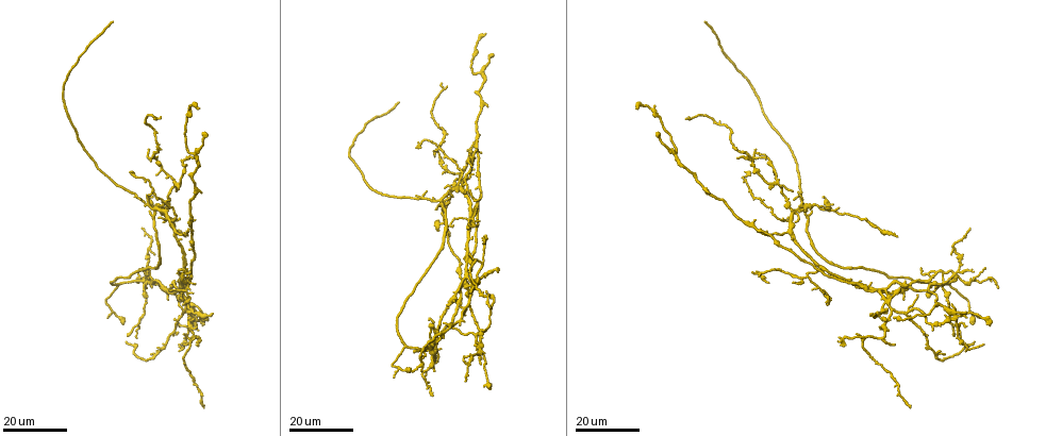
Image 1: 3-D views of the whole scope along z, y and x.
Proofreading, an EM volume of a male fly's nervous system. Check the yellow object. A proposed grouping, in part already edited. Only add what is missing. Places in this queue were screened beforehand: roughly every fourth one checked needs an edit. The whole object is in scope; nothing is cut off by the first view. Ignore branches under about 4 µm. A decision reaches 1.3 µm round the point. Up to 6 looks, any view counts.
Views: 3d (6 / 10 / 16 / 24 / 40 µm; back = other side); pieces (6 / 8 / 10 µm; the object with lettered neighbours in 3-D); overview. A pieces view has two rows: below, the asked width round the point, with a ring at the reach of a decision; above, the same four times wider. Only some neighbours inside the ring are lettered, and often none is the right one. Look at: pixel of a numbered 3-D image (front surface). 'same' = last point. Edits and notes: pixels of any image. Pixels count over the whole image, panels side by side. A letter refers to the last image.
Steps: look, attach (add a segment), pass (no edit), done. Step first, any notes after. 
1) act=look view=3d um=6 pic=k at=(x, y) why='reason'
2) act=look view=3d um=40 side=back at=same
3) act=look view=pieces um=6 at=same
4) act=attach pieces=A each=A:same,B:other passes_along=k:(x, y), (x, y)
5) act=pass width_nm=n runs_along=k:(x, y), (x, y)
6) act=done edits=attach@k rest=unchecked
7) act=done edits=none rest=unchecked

act=look view=3d um=24 pic=1 at=(186, 311) why='an open end'

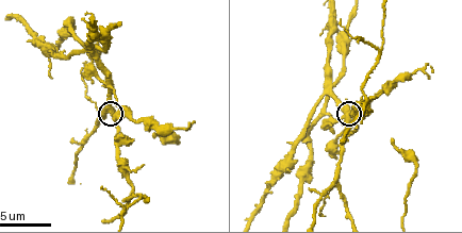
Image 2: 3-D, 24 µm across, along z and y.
act=look view=3d um=6 pic=2 at=(115, 116) why='zoom in'

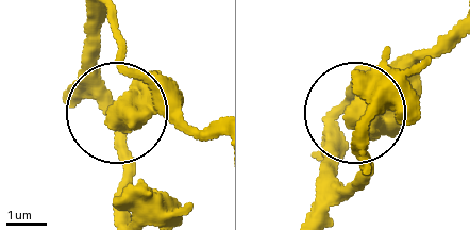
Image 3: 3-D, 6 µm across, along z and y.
act=look view=pieces um=6 pic=3 at=(352, 121)

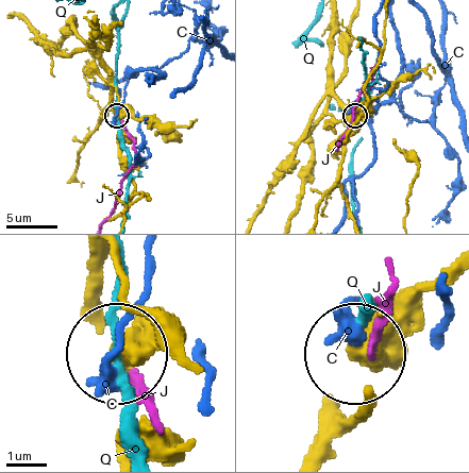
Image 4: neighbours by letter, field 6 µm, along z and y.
act=pass each=C:other,J:other,Q:other found='no lettered segment goes on from it'

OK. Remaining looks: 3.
act=look view=3d um=24 pic=1 at=(794, 192)

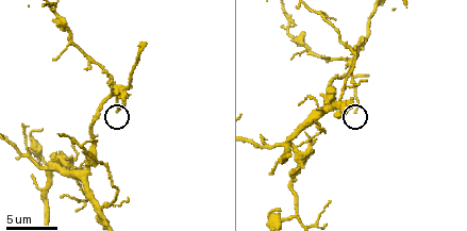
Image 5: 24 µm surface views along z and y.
act=look view=pieces um=10 pic=5 at=(116, 111)

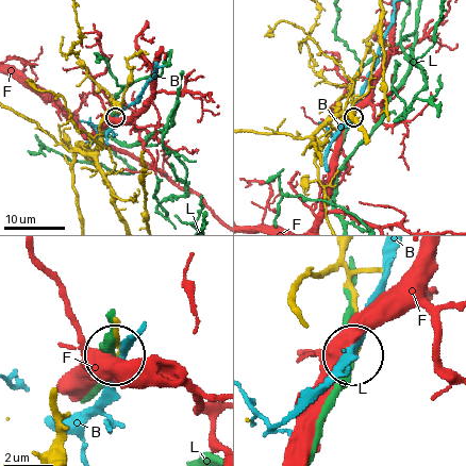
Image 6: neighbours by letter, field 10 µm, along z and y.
act=pass each=B:other,F:other,L:other found='none of them fits'

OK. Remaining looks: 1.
act=done edits=none rest=unchecked

